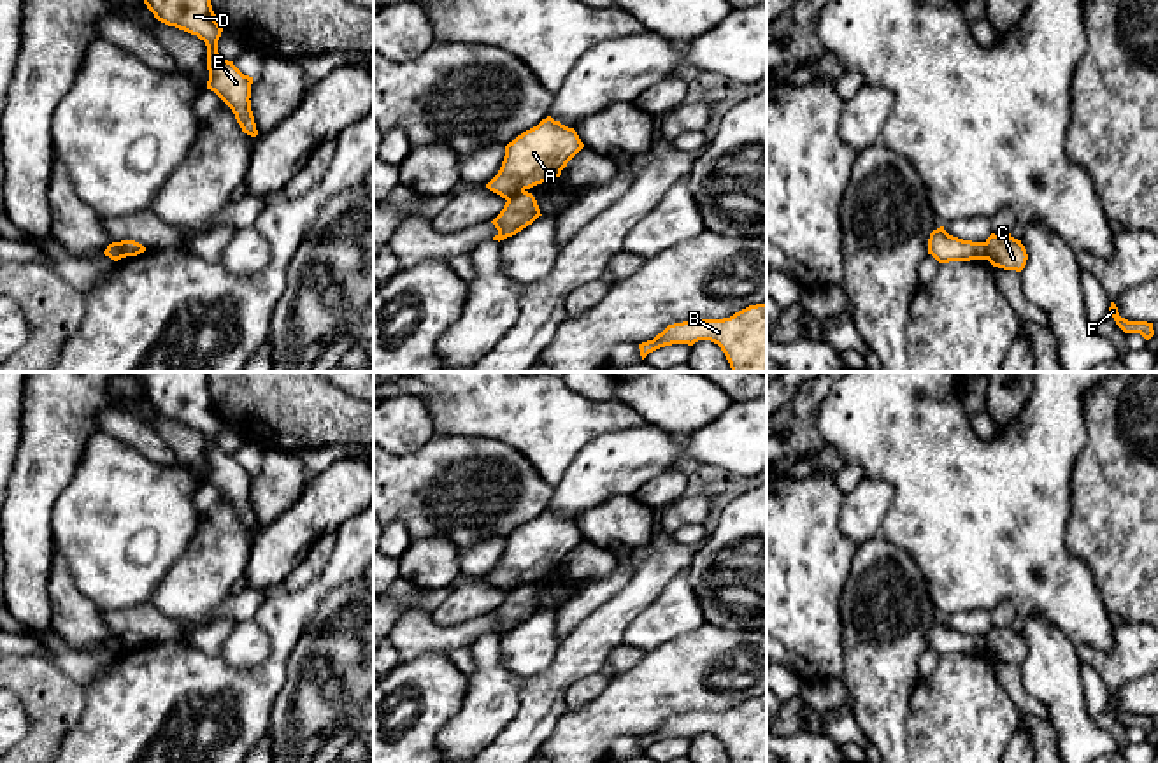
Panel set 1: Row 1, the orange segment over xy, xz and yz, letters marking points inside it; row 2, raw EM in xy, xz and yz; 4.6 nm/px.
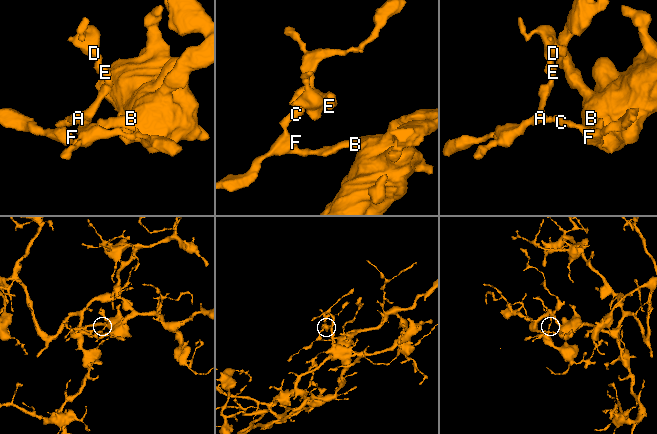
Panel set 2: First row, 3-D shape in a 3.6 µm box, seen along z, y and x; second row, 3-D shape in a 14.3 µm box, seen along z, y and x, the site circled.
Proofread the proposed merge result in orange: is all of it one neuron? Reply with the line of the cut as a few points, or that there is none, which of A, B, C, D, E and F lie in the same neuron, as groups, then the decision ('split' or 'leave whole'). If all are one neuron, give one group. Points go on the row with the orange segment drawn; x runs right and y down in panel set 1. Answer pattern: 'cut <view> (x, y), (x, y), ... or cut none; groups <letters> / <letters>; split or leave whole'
cut xz (523, 190), (507, 200); groups A D E / B C F; split

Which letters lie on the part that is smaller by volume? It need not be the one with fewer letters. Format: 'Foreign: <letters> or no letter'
Foreign: A, D, E

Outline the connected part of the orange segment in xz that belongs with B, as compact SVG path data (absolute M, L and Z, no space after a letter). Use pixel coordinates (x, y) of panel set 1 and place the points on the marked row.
M767 302L723 319L690 319L668 325L653 340L639 344L642 360L665 346L711 340L725 353L732 372L767 372Z

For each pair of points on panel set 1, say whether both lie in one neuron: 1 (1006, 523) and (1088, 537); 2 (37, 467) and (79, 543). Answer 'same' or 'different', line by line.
1: different
2: different

